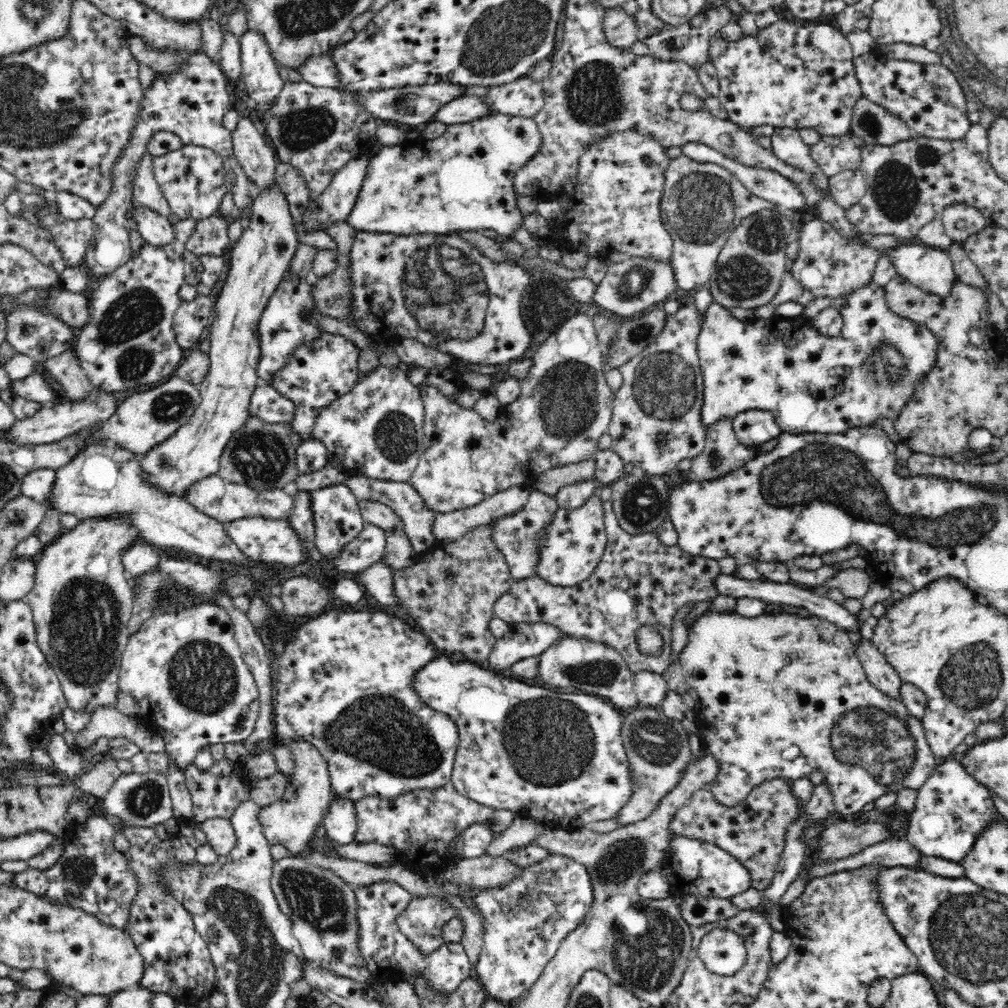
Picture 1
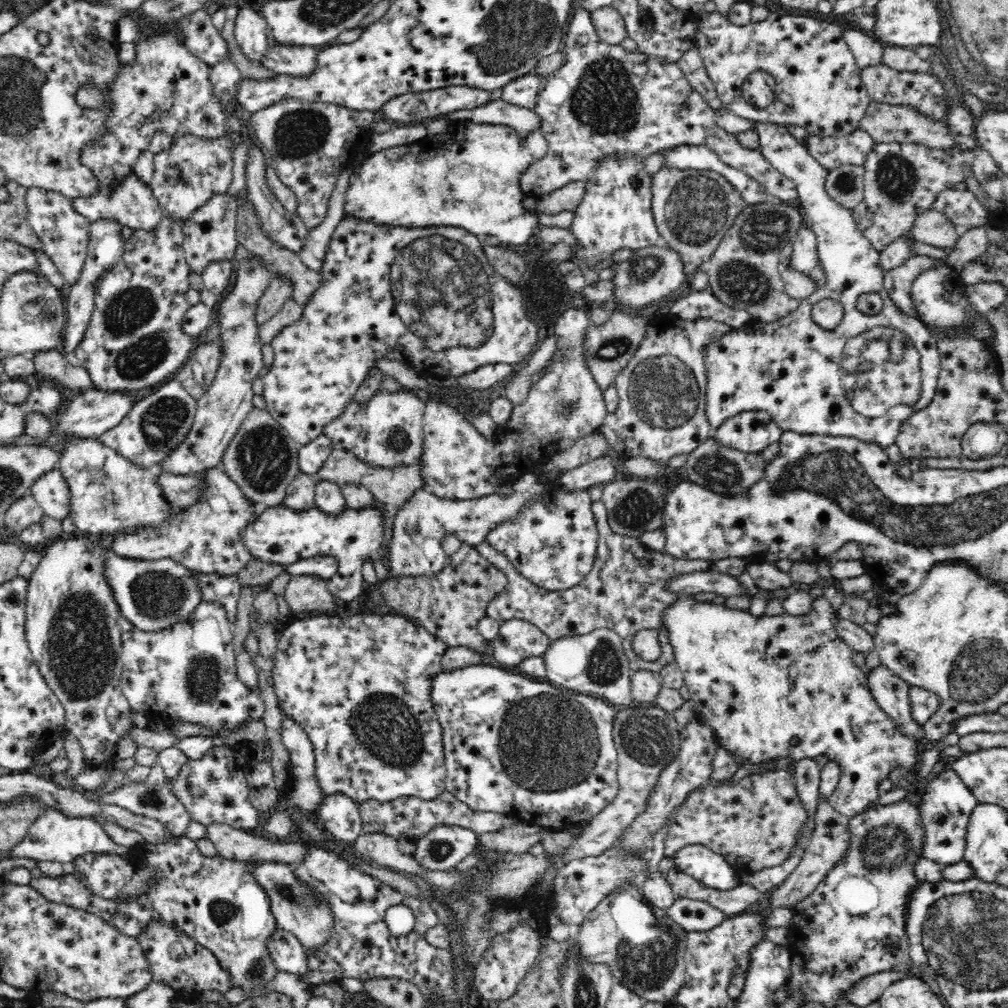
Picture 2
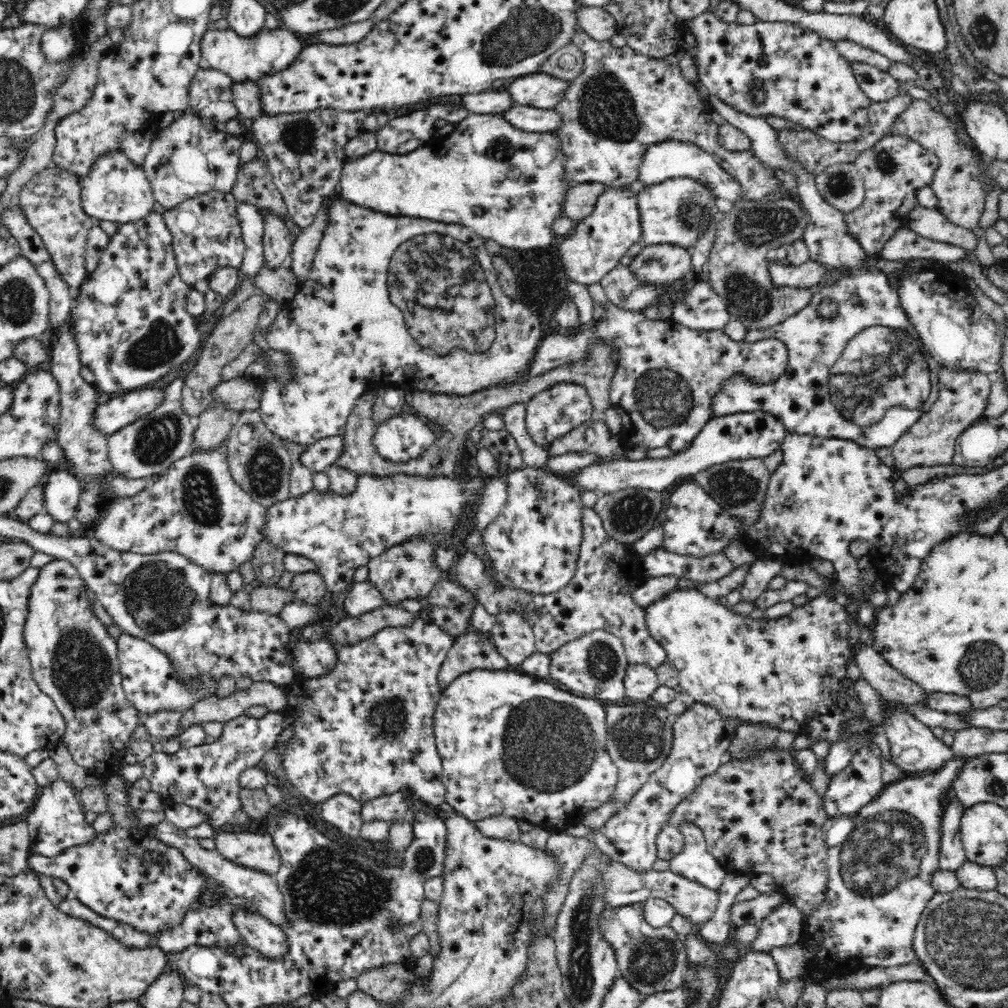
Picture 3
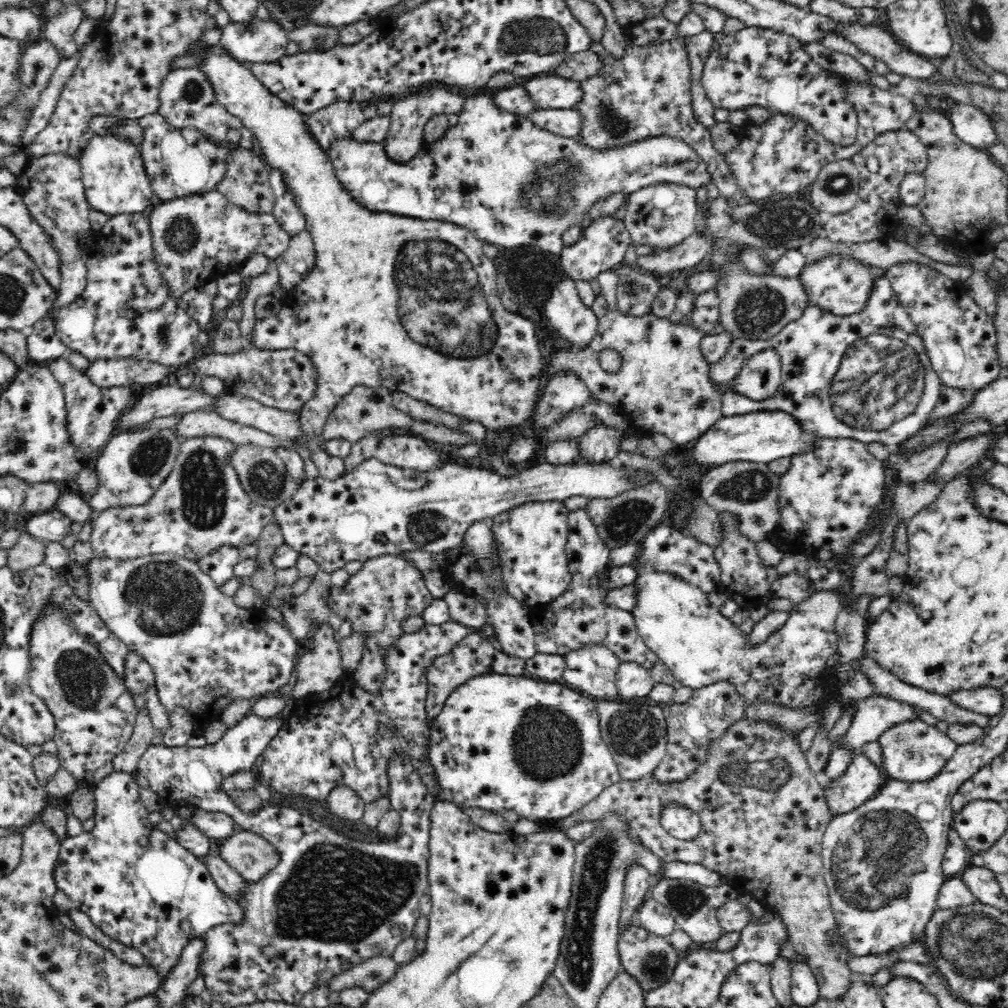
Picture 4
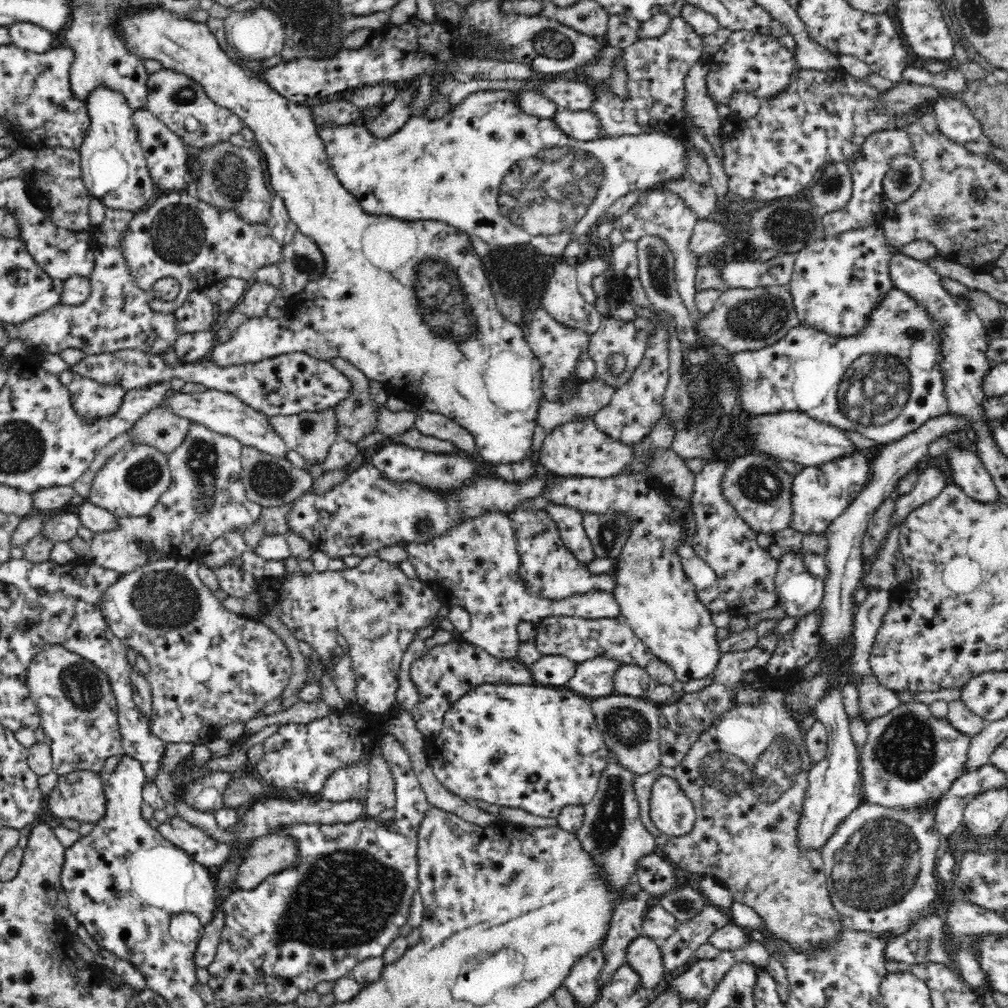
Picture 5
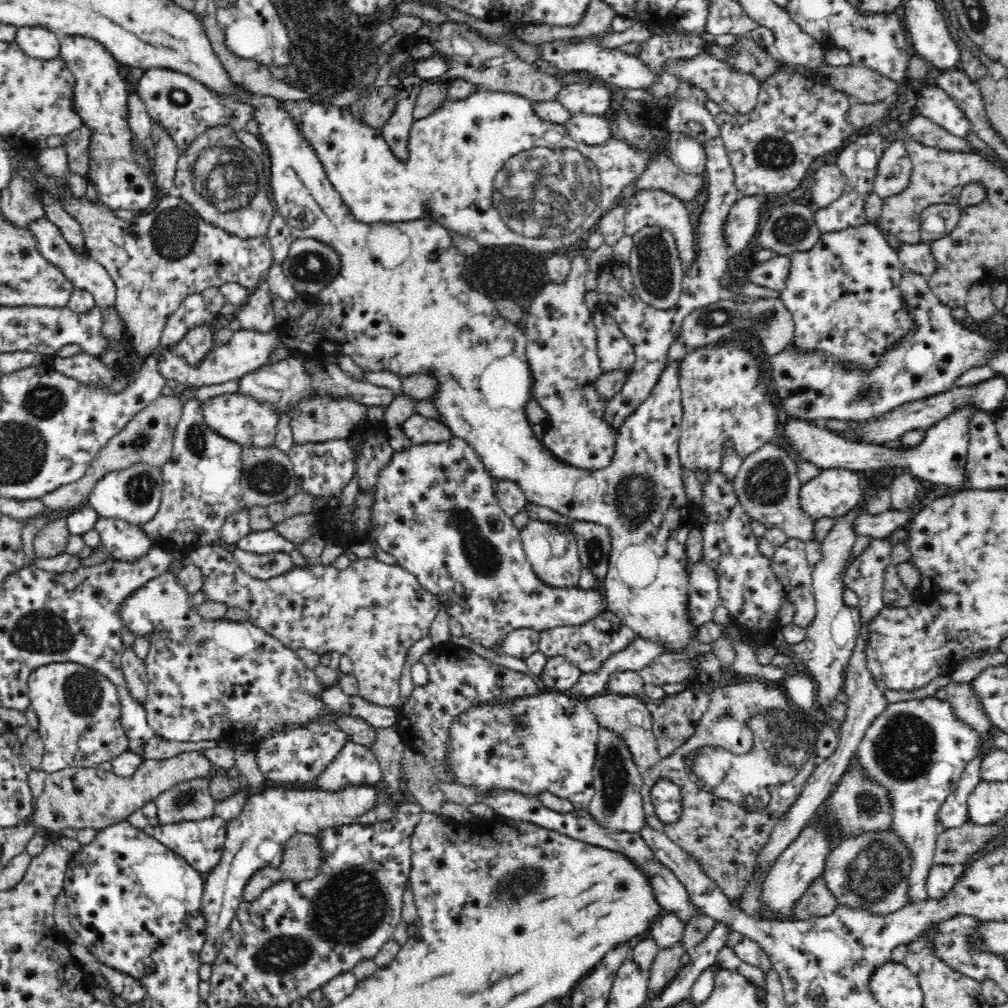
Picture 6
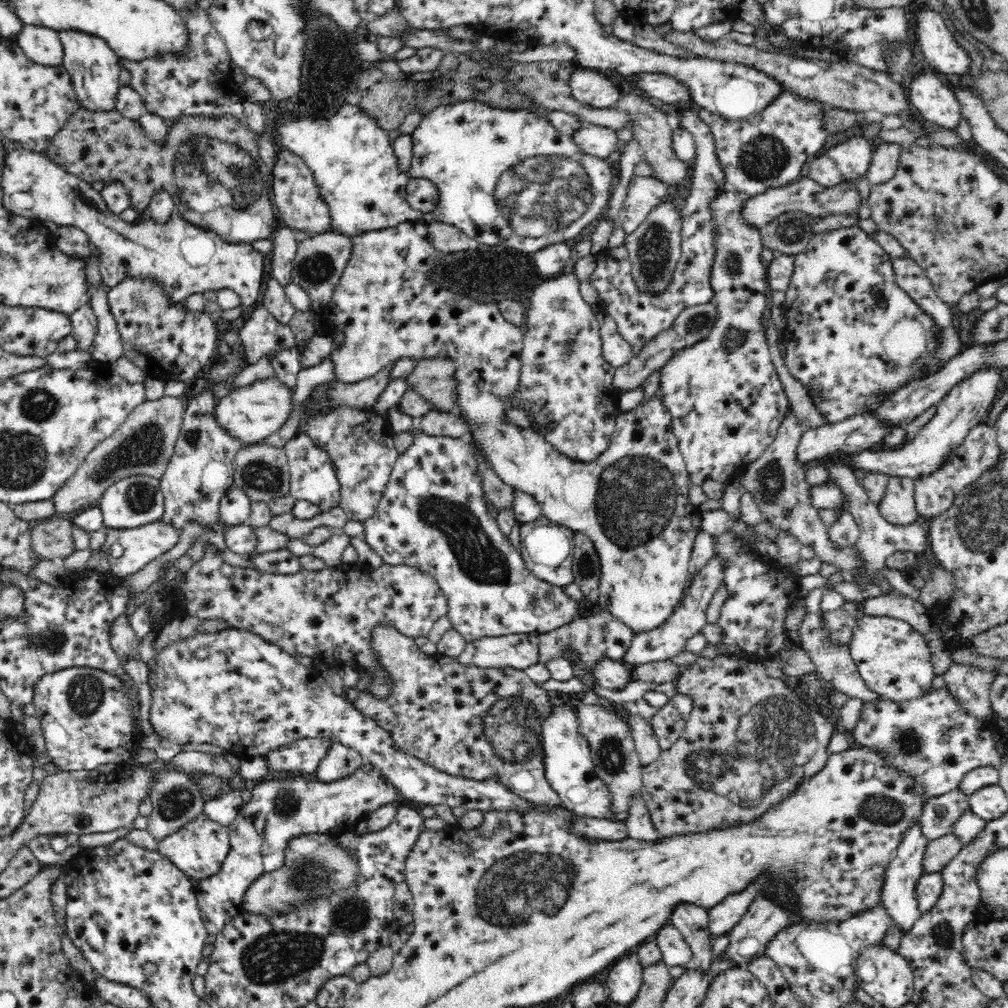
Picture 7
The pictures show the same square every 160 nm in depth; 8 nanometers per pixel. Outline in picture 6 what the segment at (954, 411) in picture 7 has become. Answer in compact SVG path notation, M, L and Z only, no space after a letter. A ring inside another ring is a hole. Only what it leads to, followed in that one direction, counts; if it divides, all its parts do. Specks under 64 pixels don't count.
M968 402L956 406L948 412L946 418L938 420L924 429L924 438L916 446L904 448L888 448L884 445L851 442L842 438L835 431L820 424L812 424L804 419L787 417L784 437L788 439L790 448L807 461L813 462L821 469L844 469L857 471L863 476L870 472L882 472L887 469L908 470L911 475L922 480L922 484L947 484L952 488L960 488L964 482L964 464L966 464L966 450L969 442L969 424L974 415L982 411L977 404Z

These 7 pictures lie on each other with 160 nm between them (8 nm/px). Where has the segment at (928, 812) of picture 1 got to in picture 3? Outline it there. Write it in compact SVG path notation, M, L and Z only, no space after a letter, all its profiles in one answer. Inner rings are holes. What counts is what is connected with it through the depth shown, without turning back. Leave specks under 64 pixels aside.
M951 793L943 808L942 842L939 855L939 868L955 873L965 863L967 856L963 850L960 834L960 818L965 806Z

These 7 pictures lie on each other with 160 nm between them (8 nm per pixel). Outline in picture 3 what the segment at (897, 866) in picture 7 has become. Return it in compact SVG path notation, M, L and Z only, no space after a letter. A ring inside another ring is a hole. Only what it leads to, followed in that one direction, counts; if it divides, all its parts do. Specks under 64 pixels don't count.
M892 712L885 720L885 731L890 743L890 760L905 776L927 770L934 772L954 756L952 748L938 740L929 726L905 712Z

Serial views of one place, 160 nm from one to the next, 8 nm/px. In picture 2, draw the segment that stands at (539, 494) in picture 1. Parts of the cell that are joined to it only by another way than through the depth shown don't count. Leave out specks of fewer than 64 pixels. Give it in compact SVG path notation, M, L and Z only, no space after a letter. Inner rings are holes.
M544 472L541 474L522 473L513 482L513 494L498 497L496 493L470 500L450 500L429 494L420 489L416 491L396 513L393 532L386 544L386 563L390 569L390 579L396 577L433 577L446 564L444 542L456 535L470 545L480 544L484 536L502 520L510 520L521 512L521 508L542 494L554 482Z

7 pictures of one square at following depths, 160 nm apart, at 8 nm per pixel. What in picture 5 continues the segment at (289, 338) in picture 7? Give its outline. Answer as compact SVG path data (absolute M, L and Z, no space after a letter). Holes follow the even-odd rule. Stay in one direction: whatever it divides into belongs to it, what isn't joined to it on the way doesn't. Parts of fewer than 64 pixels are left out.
M255 280L244 294L244 298L235 304L234 309L244 314L247 319L266 317L268 308L279 296L281 294L276 288Z

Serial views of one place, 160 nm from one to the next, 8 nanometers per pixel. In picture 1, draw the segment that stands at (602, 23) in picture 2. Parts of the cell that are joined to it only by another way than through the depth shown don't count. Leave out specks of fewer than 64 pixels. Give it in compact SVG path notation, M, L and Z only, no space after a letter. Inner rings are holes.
M618 8L604 10L603 32L612 46L630 49L637 40L634 19L626 11Z

